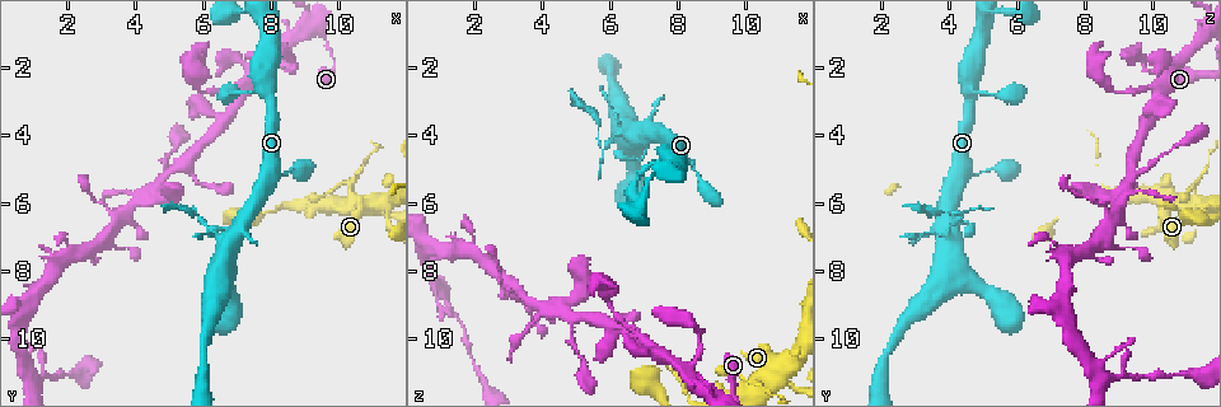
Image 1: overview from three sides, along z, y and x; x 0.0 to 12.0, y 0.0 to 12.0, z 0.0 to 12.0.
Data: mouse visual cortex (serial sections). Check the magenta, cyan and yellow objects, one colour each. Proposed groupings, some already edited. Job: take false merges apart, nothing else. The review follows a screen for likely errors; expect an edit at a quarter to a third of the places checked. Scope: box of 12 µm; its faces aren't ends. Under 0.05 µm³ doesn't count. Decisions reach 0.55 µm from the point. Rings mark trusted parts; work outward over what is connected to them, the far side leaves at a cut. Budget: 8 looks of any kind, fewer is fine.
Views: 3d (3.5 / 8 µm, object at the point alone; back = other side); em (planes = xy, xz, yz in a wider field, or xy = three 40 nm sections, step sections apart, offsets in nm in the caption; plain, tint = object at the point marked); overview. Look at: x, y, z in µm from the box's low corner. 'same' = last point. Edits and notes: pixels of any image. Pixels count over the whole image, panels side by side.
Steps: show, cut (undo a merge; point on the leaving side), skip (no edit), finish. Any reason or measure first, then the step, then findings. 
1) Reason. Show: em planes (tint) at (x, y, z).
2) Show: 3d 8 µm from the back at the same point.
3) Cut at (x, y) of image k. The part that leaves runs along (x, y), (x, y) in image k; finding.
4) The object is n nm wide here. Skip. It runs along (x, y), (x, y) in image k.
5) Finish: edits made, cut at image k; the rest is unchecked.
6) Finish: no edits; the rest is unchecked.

Four arms meet. Show: 3d 3.5 µm at (11.1, 6.1, 10.7).

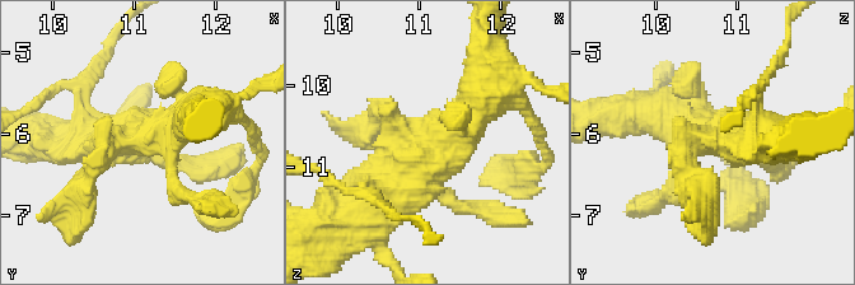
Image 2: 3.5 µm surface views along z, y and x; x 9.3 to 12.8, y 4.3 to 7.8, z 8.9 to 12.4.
4 arms meet here; the arms are 150, 250, 450, 500 nm wide. Show: em xy step 5 (tint) at (11.15, 6.05, 10.65).

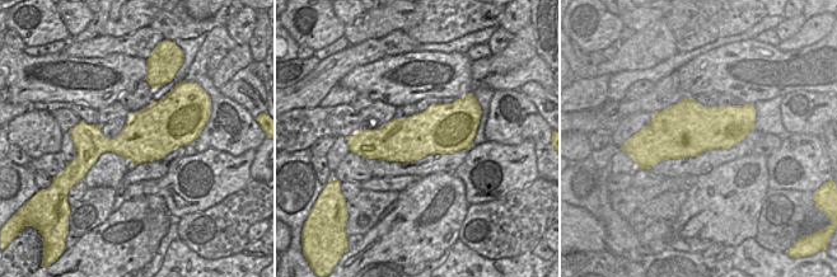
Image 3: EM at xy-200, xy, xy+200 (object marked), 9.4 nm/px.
Skip. It runs along (88, 178), (116, 140), (194, 116) in image 2; all the same cell.

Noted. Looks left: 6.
Four-way junction. Show: 3d 8 µm from the back at (6.4, 7.0, 4.0).

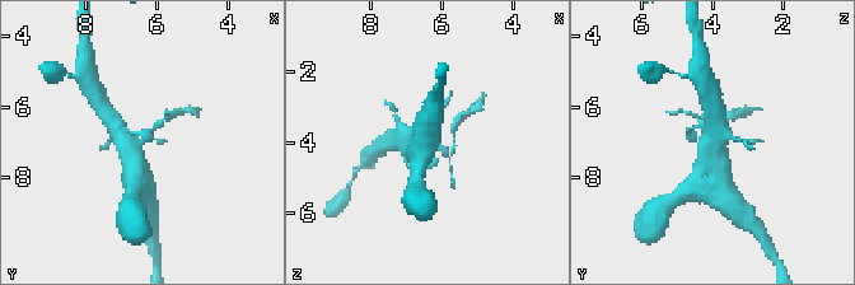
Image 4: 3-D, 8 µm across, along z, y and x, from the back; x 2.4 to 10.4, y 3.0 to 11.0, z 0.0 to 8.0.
Show: 3d 3.5 µm at the same point.

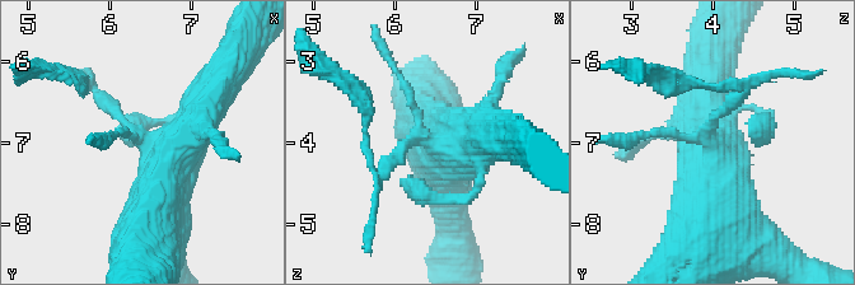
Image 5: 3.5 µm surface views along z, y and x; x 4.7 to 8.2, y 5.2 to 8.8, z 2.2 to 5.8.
Show: em xy step 1 (tint) at (6.40, 7.00, 4.00).

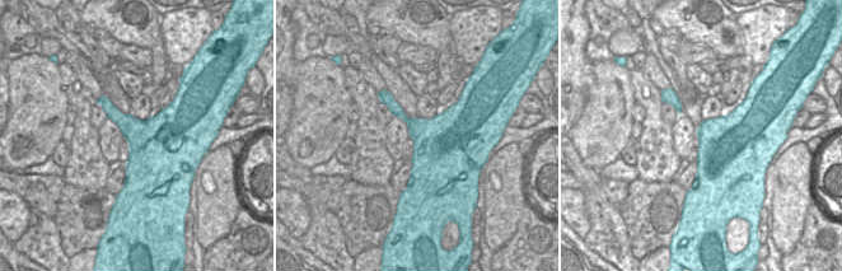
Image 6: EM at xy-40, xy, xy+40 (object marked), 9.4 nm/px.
Cut at (384, 168) of image 5. The part that leaves runs along (405, 144), (373, 163), (354, 98) in image 5; a second cell is stuck on.

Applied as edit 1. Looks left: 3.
Thick turns thin. Show: 3d 3.5 µm at (1.6, 11.2, 9.5).

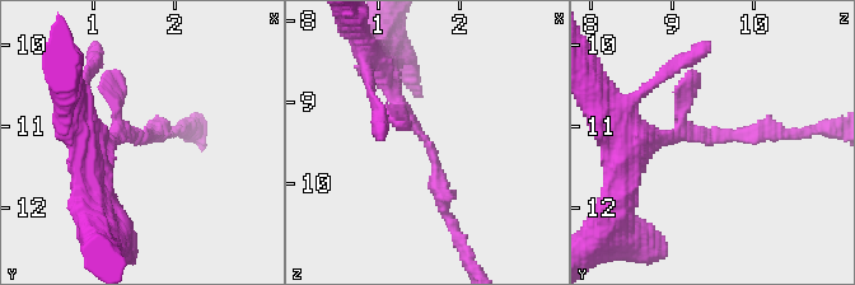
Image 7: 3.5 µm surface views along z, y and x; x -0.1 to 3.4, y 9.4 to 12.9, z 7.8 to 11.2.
Show: em xy step 2 (tint) at (1.55, 11.10, 9.50).

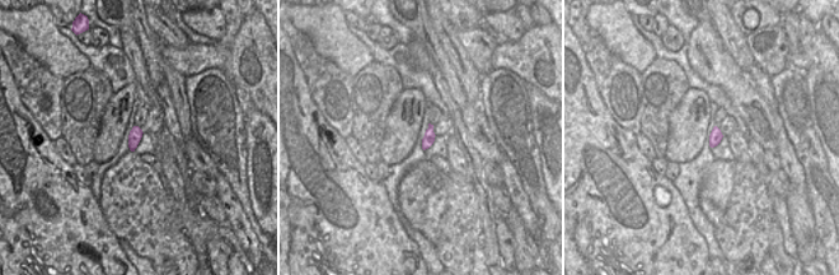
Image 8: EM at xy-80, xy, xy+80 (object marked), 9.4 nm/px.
Skip. It runs along (377, 70), (431, 149), (447, 216) in image 7; one cell here.

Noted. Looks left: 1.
Finish: edits made, cut at image 5; the rest is unchecked.

